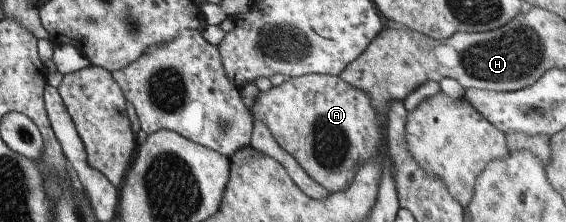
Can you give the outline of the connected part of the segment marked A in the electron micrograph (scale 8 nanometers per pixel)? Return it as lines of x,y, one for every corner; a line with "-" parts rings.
306,74
285,78
280,86
259,91
247,110
252,121
258,120
266,125
274,141
298,162
310,179
329,194
345,190
353,180
355,171
373,157
386,139
386,131
383,137
381,119
372,107
369,95
343,82
338,76

